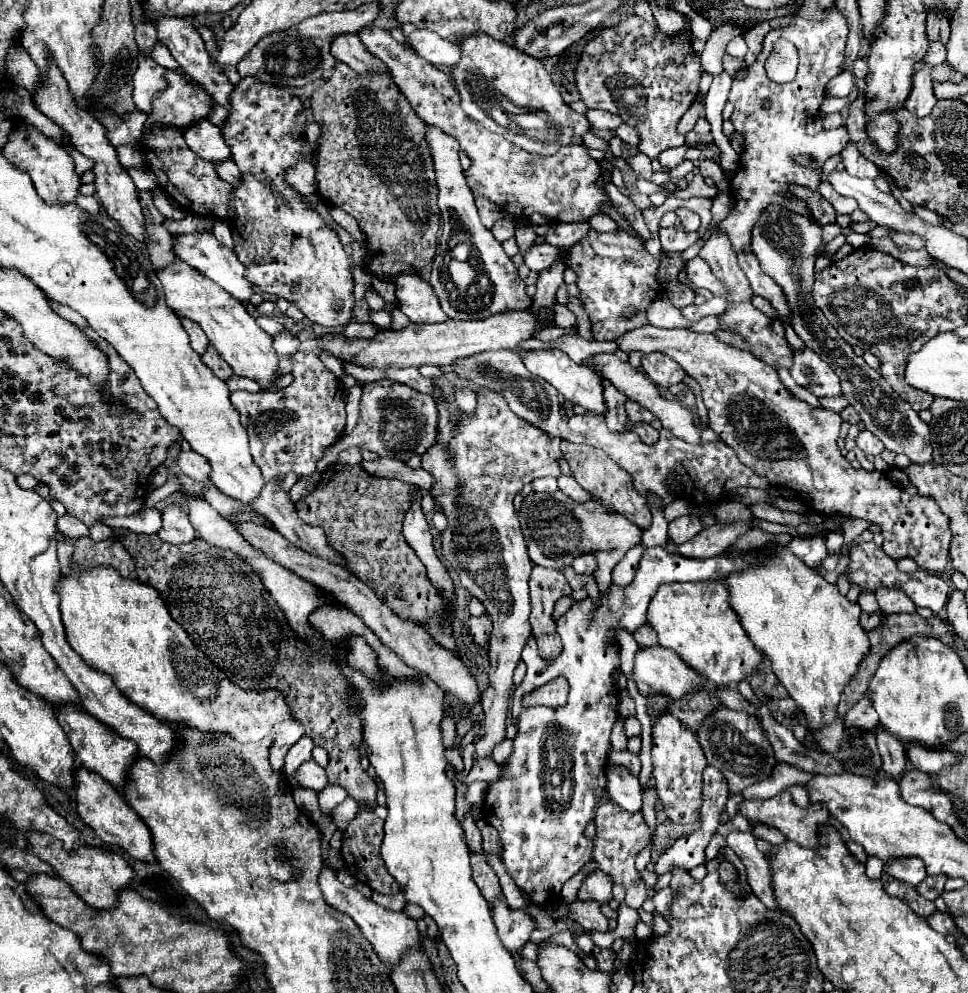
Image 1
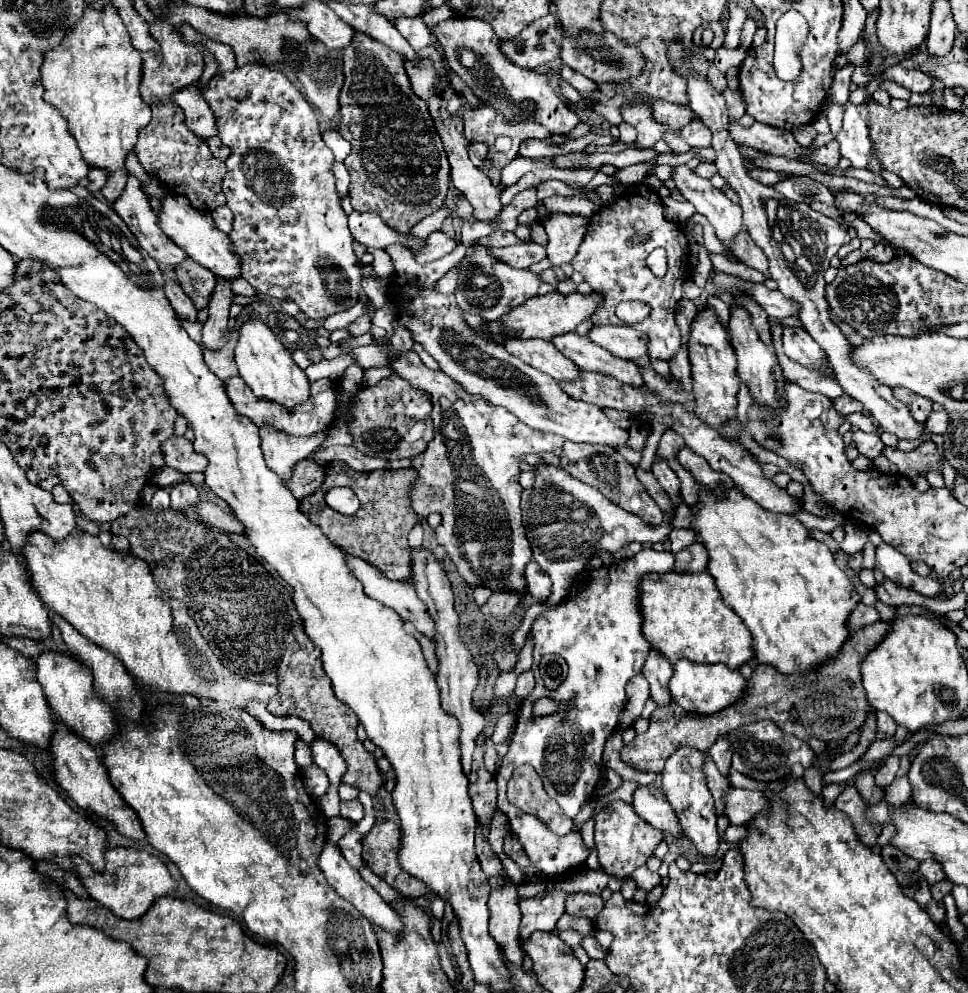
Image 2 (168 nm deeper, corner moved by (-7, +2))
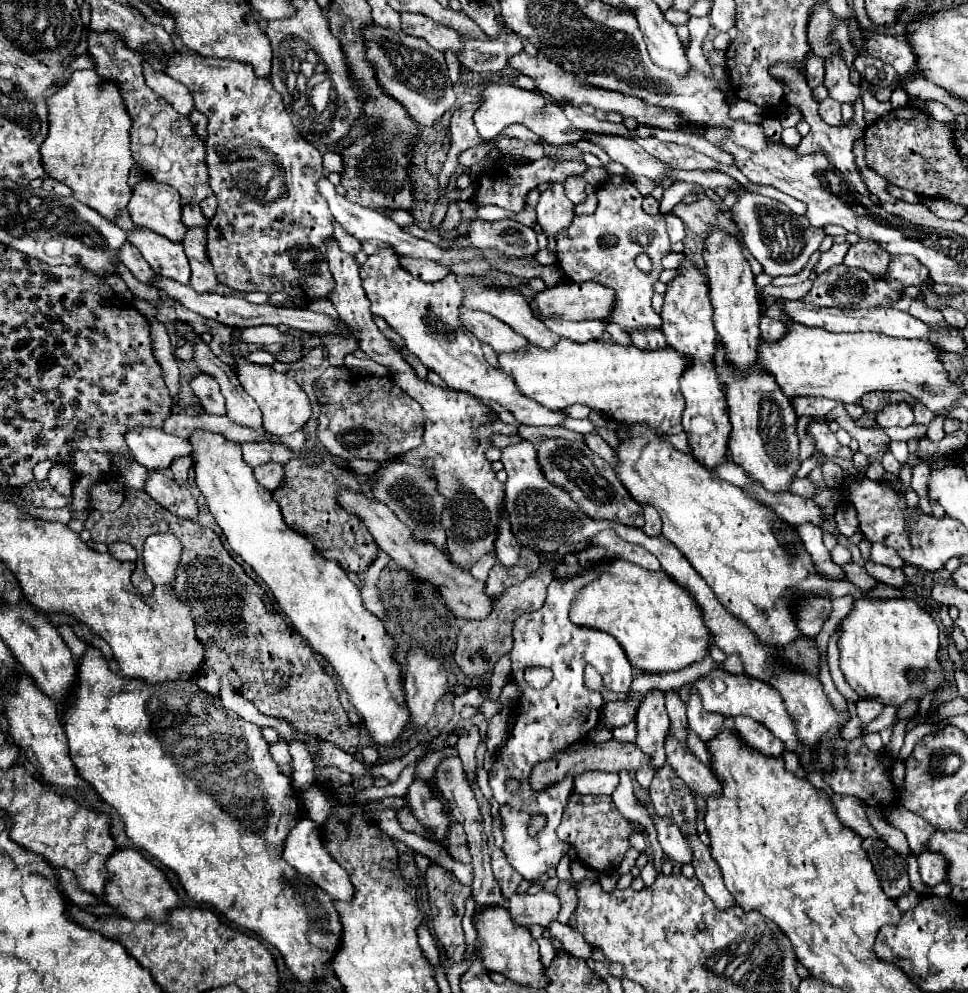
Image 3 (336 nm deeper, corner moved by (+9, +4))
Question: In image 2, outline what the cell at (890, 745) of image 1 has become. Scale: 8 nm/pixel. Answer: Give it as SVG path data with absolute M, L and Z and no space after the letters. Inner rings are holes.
M882 711L876 713L876 721L878 721L878 729L882 733L886 733L888 739L894 737L894 731L896 731L896 723L892 723L892 719L888 719L888 715L884 715Z

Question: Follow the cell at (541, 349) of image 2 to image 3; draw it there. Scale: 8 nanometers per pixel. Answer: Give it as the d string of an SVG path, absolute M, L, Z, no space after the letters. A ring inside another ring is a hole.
M460 307L460 323L470 333L474 333L482 343L490 345L498 353L516 351L518 347L524 347L528 343L524 337L514 333L504 321L500 321L484 311Z

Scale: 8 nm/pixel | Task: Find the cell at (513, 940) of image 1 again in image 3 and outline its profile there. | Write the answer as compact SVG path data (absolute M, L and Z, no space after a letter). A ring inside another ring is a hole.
M540 891L536 895L516 893L508 899L508 911L518 925L542 925L548 927L560 911L560 901L554 893Z

